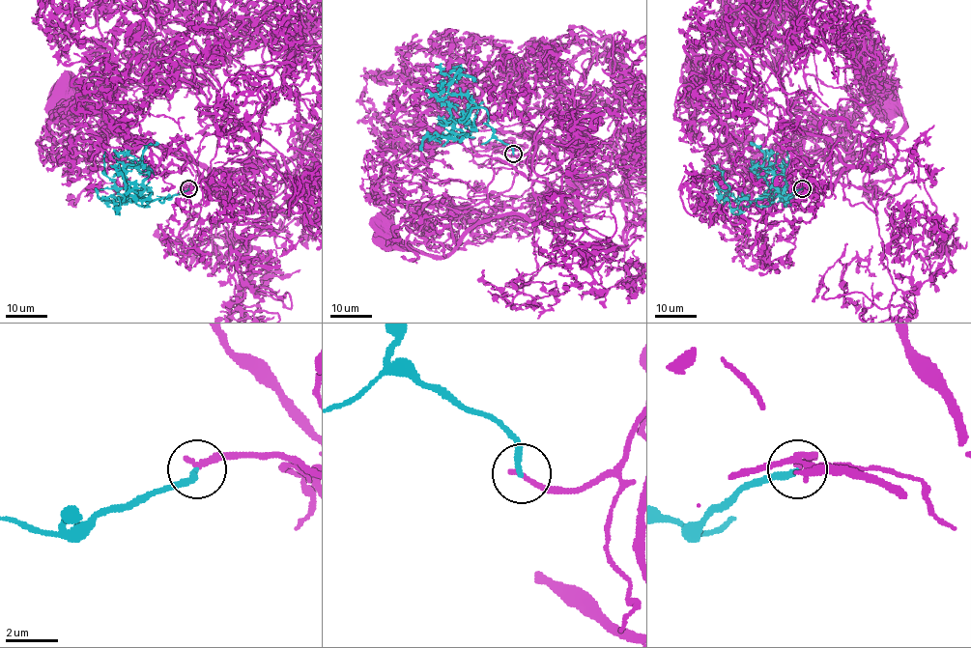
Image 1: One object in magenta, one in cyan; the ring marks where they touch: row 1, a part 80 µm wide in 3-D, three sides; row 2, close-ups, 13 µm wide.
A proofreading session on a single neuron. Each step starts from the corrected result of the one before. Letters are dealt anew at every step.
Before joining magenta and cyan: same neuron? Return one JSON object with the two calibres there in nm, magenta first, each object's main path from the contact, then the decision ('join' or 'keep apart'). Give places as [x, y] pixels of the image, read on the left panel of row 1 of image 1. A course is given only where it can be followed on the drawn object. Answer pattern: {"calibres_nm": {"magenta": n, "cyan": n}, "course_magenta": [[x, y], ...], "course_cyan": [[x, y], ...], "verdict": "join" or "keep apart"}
{"calibres_nm": {"magenta": 200, "cyan": 240}, "course_magenta": [[188, 188], [222, 196], [237, 174], [252, 167], [207, 170], [134, 139], [112, 121], [80, 114], [63, 95]], "course_cyan": [[188, 188], [146, 206], [134, 202], [149, 175], [138, 168], [142, 153], [158, 143]], "verdict": "join"}

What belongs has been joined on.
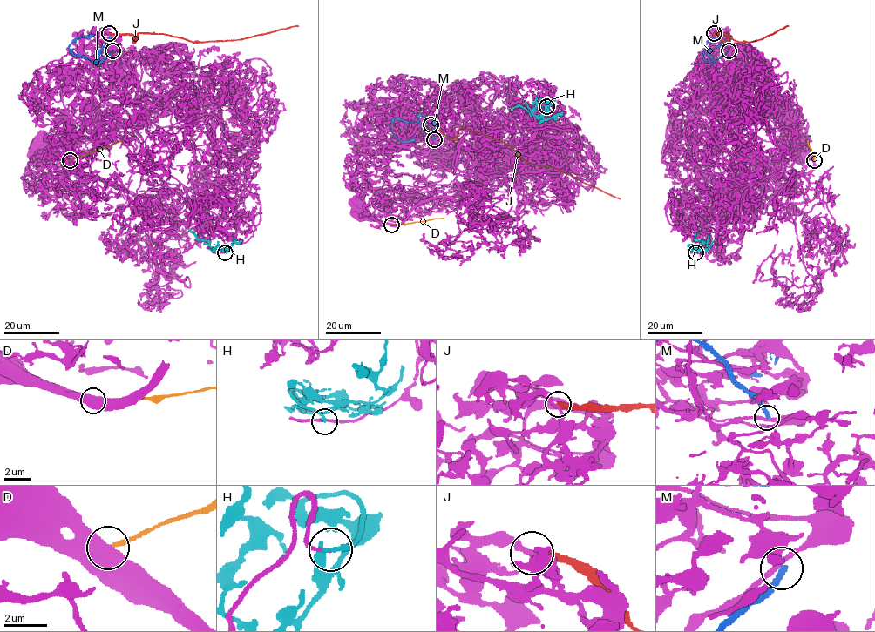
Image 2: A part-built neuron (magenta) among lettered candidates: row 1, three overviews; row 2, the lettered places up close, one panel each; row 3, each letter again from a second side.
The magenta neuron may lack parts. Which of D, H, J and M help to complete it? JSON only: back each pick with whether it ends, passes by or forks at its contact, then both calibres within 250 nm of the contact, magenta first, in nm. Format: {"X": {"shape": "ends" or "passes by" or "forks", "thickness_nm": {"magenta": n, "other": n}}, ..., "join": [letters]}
{"H": {"shape": "ends", "thickness_nm": {"magenta": 140, "other": 220}}, "join": ["H"]}

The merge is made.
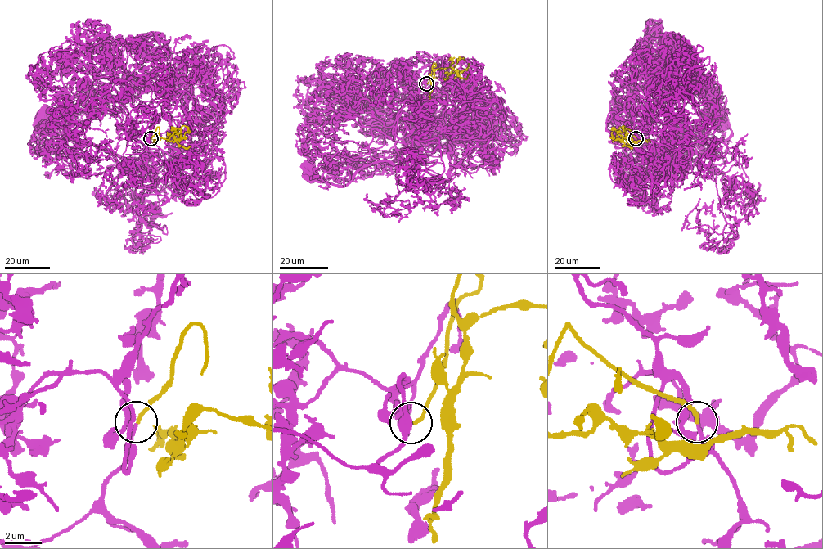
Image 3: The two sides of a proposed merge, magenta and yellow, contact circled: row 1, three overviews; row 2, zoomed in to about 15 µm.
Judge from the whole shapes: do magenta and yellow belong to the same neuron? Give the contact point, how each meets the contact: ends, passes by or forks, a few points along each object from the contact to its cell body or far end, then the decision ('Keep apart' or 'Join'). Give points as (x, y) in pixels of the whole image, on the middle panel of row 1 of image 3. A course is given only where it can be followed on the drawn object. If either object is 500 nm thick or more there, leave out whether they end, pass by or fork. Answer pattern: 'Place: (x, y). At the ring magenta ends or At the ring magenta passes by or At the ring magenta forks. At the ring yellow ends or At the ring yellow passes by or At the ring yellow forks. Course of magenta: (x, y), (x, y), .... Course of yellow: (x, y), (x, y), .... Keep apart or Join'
Place: (426, 83). At the ring magenta ends. At the ring yellow ends. Course of magenta: (427, 83), (447, 106), (440, 119), (411, 119), (420, 161), (364, 165), (344, 185), (311, 173). Course of yellow: (427, 83), (436, 65), (434, 63), (432, 69), (450, 67), (450, 74), (467, 69), (469, 63). Join

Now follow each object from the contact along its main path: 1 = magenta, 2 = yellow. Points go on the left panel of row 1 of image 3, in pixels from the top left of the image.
1: (150, 138), (147, 149), (170, 176), (164, 152), (143, 137), (135, 138), (146, 157), (121, 159), (42, 117)
2: (150, 138), (158, 127), (156, 140), (173, 137), (182, 125), (190, 131)

